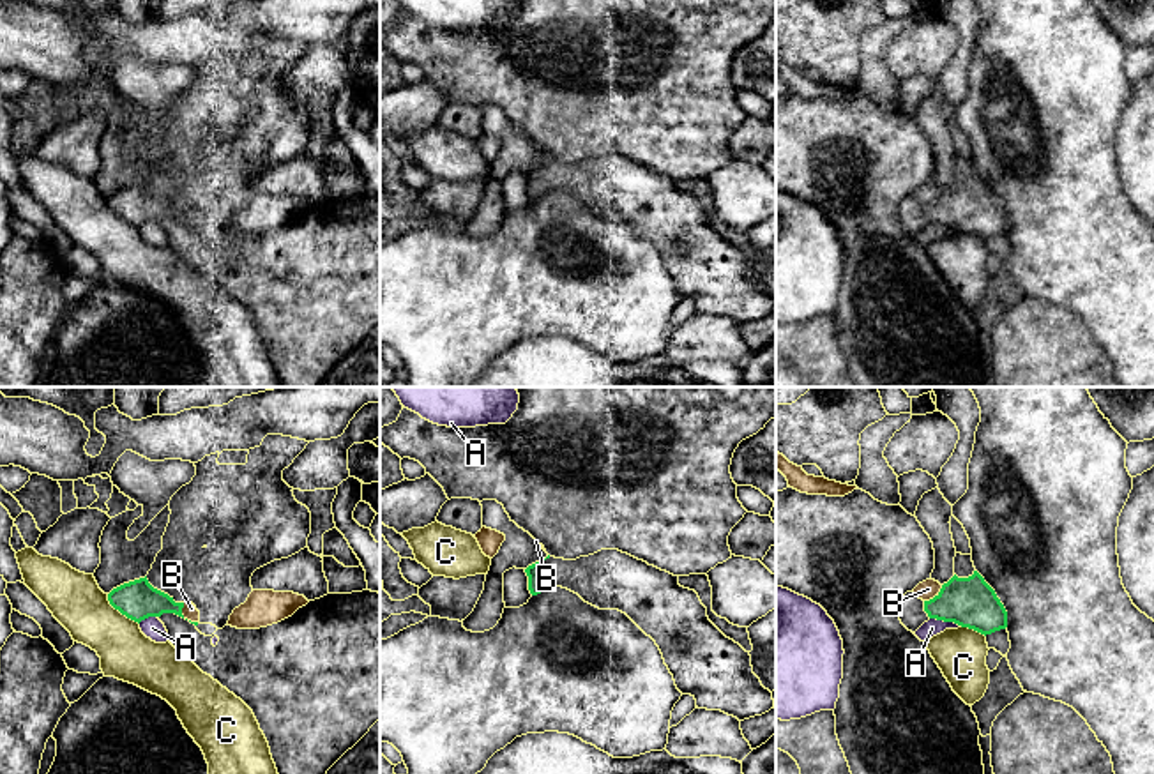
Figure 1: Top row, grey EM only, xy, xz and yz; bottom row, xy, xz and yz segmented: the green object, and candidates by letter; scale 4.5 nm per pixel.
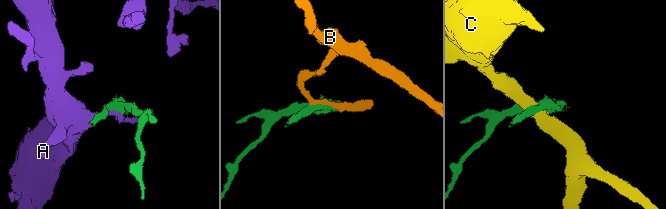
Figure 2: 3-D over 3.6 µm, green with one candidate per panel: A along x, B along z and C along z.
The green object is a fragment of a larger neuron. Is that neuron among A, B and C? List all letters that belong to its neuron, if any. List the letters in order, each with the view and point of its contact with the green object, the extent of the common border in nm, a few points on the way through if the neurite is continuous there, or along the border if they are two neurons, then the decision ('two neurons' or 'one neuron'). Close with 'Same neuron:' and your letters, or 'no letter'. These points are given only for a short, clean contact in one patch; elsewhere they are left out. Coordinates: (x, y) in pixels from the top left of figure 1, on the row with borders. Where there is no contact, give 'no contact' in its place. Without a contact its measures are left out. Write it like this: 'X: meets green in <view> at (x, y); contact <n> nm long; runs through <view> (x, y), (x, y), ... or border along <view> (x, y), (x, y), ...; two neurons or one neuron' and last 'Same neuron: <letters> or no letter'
A: meets green in yz at (944, 621); contact 140 nm long; two neurons
B: meets green in xy at (182, 615); contact 120 nm long; two neurons
C: meets green in xy at (121, 612); contact 200 nm long; border along xy (106, 594), (106, 599), (115, 608), (138, 624); two neurons
Same neuron: no letter

